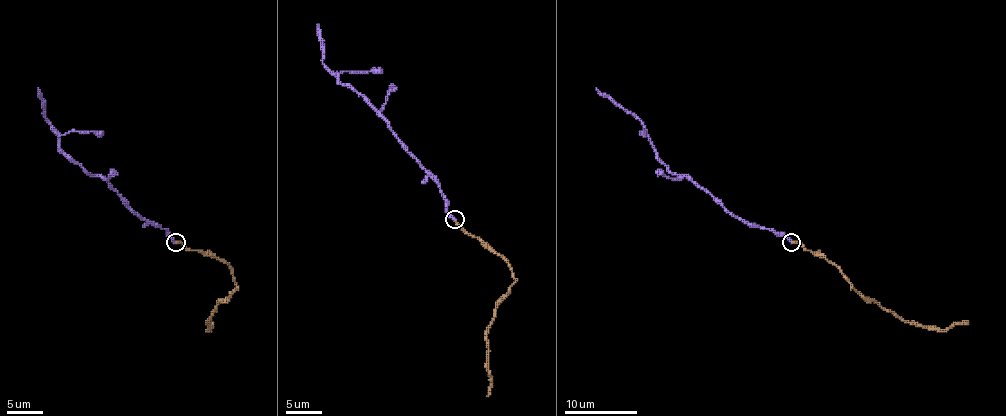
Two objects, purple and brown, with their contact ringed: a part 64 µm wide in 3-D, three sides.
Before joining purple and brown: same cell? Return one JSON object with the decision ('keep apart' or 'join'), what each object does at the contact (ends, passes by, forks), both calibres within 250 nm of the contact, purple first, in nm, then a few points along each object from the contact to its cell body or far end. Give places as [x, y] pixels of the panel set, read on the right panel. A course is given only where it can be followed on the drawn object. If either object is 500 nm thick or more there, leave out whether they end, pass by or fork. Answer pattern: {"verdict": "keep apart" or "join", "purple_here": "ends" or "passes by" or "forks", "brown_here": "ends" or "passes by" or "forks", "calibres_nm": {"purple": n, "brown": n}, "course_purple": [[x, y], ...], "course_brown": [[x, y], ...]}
{"verdict": "join", "purple_here": "ends", "brown_here": "ends", "calibres_nm": {"purple": 280, "brown": 200}, "course_purple": [[791, 241], [784, 234], [749, 227], [690, 180], [674, 174], [634, 115], [596, 88]], "course_brown": [[793, 241], [825, 257], [852, 286], [908, 322], [946, 330], [968, 321]]}

